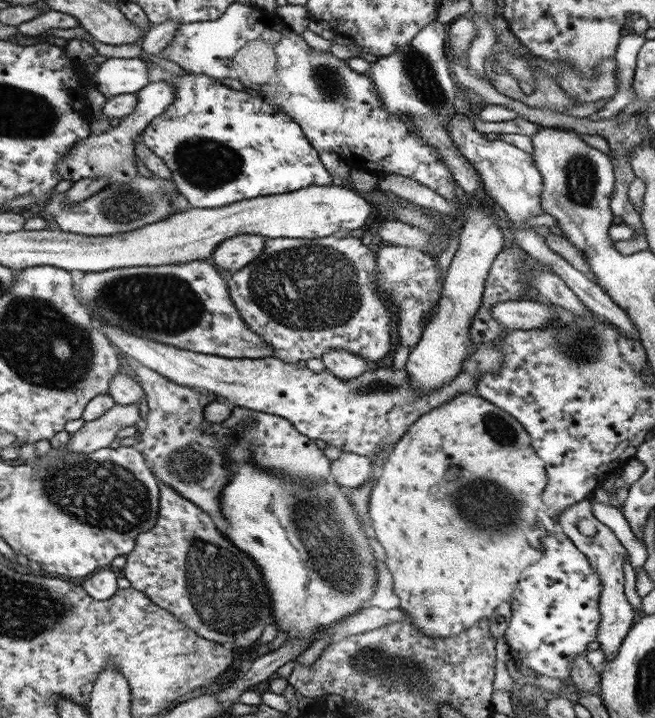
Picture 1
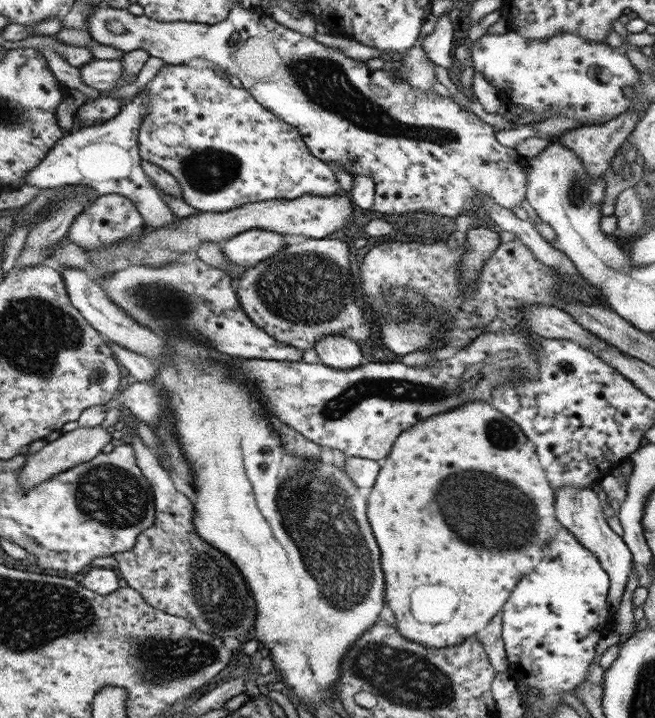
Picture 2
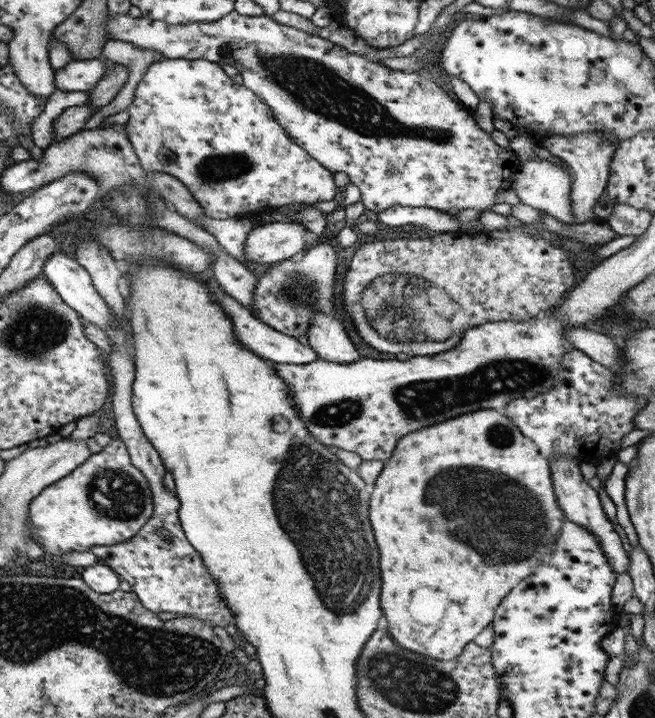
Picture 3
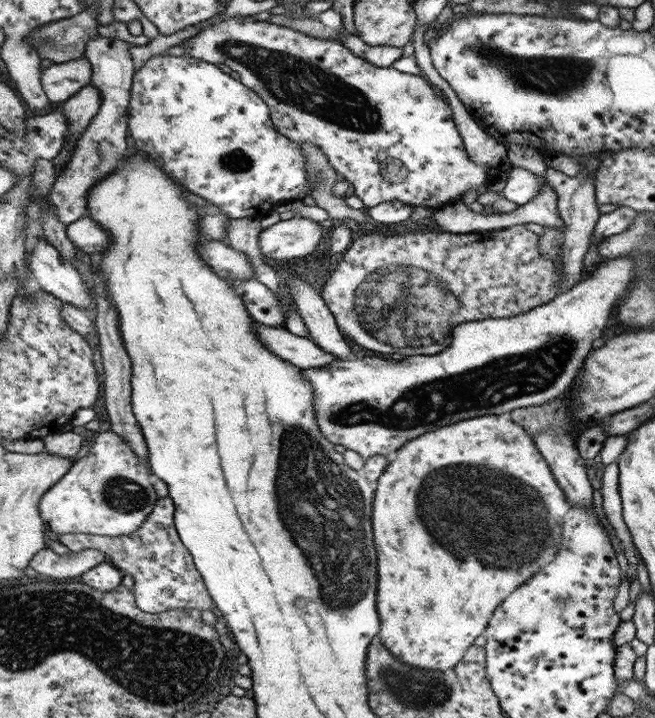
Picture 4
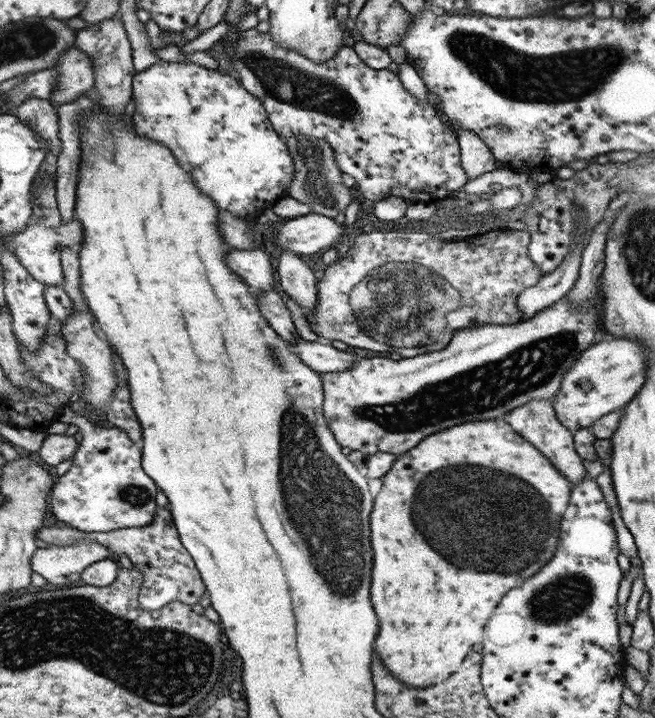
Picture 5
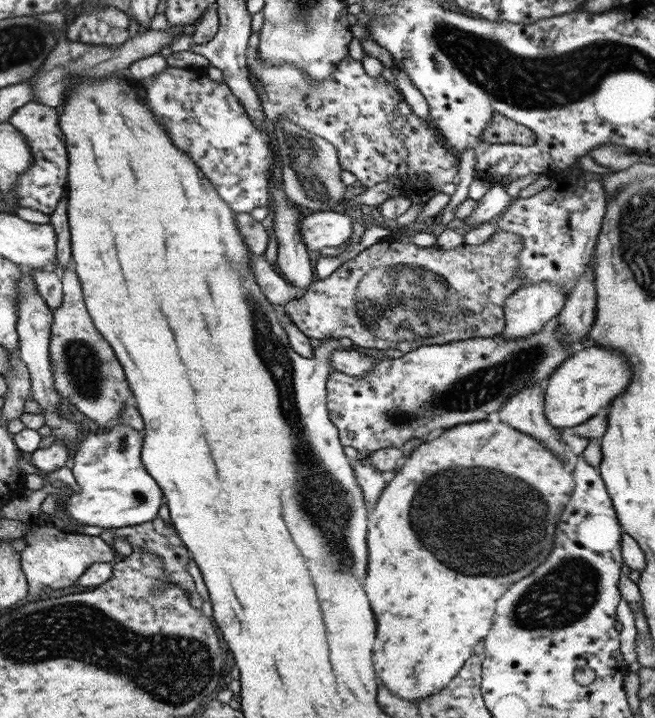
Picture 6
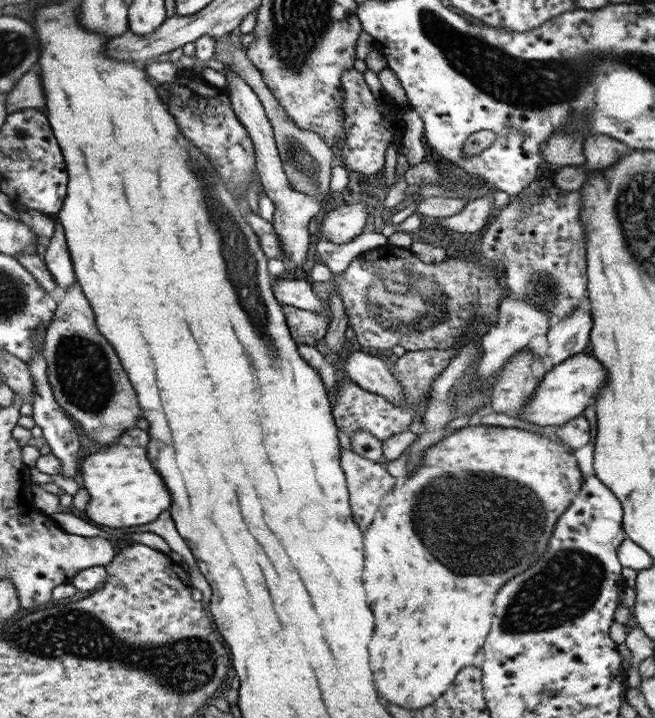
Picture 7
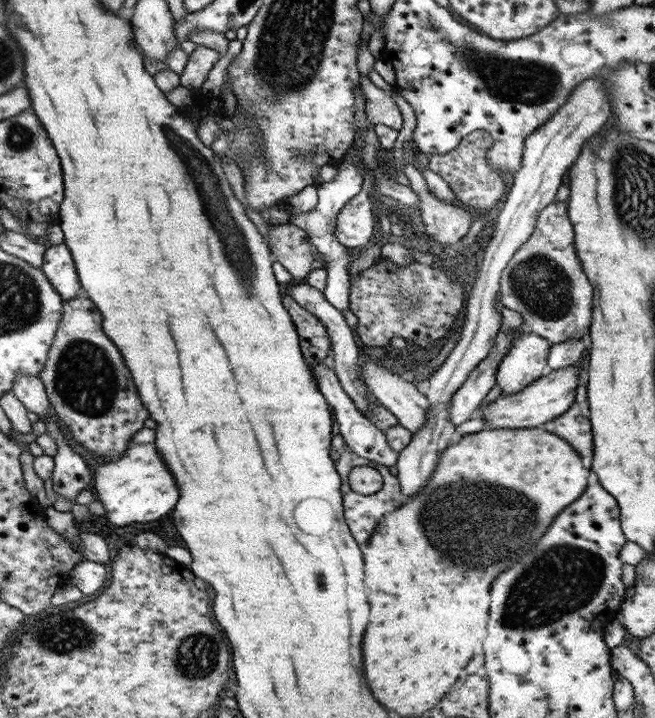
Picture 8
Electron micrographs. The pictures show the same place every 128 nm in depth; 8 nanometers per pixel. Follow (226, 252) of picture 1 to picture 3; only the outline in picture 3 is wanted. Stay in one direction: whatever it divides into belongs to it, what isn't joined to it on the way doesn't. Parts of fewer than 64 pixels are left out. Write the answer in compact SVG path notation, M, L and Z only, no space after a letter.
M286 221L259 224L254 230L248 233L245 240L245 257L251 262L264 263L264 264L274 264L280 262L281 260L286 260L297 255L306 249L306 241L304 241L304 236L308 234L306 230L300 223L288 223Z

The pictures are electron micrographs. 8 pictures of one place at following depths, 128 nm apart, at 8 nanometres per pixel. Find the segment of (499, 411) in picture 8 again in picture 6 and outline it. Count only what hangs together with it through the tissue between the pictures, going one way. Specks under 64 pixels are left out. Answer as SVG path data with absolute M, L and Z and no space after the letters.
M598 345L581 348L551 374L544 386L545 415L550 424L572 429L596 416L628 388L633 375L631 364L620 352L606 349Z

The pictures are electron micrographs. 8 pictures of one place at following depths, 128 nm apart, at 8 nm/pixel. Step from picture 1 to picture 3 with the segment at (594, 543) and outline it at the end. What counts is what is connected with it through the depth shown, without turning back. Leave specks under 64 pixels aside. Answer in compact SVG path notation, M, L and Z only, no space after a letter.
M559 454L559 456L551 458L549 467L551 468L551 477L557 503L567 516L567 520L583 526L597 538L602 551L604 551L604 555L608 558L612 571L616 575L626 573L629 570L631 561L628 558L628 554L626 554L626 550L622 547L622 540L602 509L602 502L600 501L598 491L584 480L578 461Z

